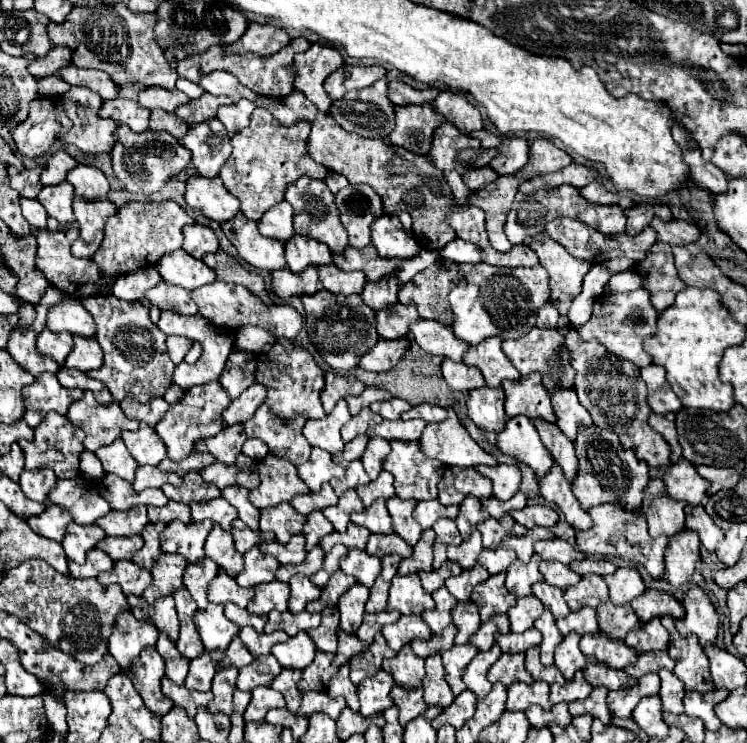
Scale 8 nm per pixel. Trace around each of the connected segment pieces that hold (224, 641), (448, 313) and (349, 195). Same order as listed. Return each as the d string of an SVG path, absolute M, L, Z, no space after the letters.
M209 605L205 607L205 611L197 611L193 619L201 635L201 641L209 651L211 649L225 651L231 639L239 633L239 627L223 615L223 605Z
M443 257L417 273L409 283L399 285L399 301L413 301L419 315L423 319L433 319L443 325L453 323L453 311L449 307L449 291L459 283L459 267L455 261L447 261Z
M347 185L335 195L341 223L349 233L351 247L371 243L371 223L383 213L381 197L369 185Z

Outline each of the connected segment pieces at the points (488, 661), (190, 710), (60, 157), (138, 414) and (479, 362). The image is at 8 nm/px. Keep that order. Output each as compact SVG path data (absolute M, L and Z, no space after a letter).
M493 643L493 647L489 651L477 653L473 663L469 663L469 667L465 669L465 675L463 675L465 685L467 685L467 689L471 689L477 695L477 699L483 699L491 691L487 671L499 657L501 657L501 649L497 647L497 643Z
M163 677L163 679L161 679L161 685L163 685L163 693L165 693L167 697L171 697L175 705L183 707L191 719L195 717L197 707L201 707L201 705L205 707L205 705L209 705L209 701L213 699L213 693L211 693L211 691L201 693L201 691L187 689L185 685L175 685L169 677Z
M57 151L55 155L51 155L47 159L47 165L41 173L41 183L43 185L53 185L53 183L61 183L67 175L69 169L73 169L77 165L77 161L65 153L65 151Z
M159 397L159 399L153 399L149 403L133 403L133 399L125 399L119 403L121 409L125 411L125 415L129 419L137 419L137 421L145 421L149 423L151 427L155 427L163 417L165 417L165 411L169 407L169 403Z
M499 335L483 339L477 347L469 347L469 355L463 359L467 365L477 365L481 369L489 387L501 387L505 379L517 379L519 375L519 371L503 353L501 343L503 339Z

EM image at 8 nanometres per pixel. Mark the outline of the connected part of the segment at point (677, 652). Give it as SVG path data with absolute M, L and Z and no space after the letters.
M671 615L661 617L661 623L671 633L669 657L677 657L673 673L683 681L687 691L709 691L713 687L711 673L709 673L709 659L703 653L699 639L695 635L689 637L679 635Z

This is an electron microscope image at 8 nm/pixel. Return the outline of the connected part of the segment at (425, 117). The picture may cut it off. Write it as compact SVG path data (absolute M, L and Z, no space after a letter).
M433 103L395 107L395 129L389 139L393 145L427 157L431 151L433 131L443 121L445 117L433 109Z

